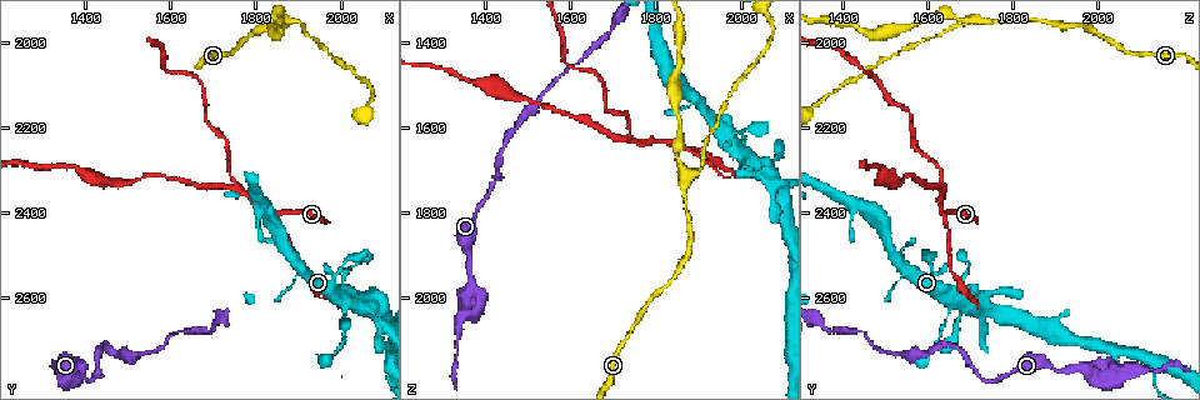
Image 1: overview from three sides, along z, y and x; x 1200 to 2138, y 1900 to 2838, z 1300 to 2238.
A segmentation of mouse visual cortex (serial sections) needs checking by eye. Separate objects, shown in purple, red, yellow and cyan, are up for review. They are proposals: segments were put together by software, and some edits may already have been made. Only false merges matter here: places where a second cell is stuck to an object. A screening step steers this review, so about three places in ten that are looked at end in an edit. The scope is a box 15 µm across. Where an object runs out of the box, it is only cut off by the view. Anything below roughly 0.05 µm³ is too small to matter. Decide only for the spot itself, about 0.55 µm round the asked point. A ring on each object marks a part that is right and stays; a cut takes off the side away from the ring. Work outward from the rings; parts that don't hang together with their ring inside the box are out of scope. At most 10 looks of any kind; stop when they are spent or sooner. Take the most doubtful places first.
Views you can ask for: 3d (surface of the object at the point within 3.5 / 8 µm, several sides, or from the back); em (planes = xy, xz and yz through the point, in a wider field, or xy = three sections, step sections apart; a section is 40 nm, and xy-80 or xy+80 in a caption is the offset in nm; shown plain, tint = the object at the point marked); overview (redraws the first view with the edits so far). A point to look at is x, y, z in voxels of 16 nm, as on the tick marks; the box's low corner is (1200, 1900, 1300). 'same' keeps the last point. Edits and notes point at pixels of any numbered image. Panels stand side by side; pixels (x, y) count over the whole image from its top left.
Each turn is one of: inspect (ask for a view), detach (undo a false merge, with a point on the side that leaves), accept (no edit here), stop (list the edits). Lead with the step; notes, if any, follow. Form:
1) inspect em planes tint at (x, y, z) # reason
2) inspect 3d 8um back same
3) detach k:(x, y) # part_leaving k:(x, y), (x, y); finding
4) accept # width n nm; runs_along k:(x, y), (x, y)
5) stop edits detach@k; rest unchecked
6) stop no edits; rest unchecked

inspect 3d 3.5um back at (1850, 2405, 1635) # abrupt turn

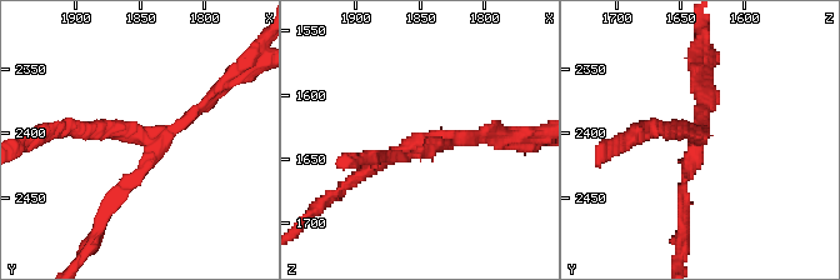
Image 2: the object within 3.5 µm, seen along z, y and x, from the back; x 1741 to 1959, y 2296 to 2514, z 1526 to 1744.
inspect em xy step 2 tint at (1848, 2398, 1638)

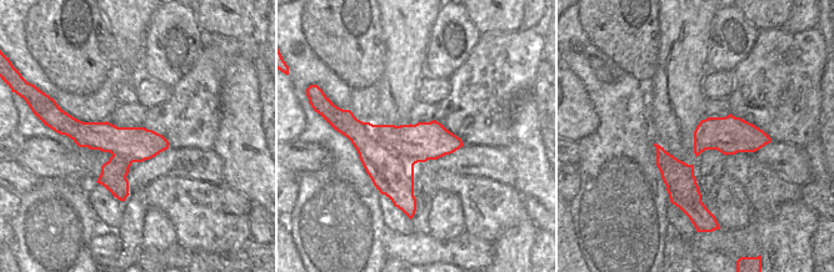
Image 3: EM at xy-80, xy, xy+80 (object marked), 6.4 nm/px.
detach 2:(685, 198) # width 360 nm; part_leaving 2:(685, 171), (679, 259); two cells meet here

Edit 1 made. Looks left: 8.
inspect 3d 3.5um at (1755, 2340, 1630) # a fork

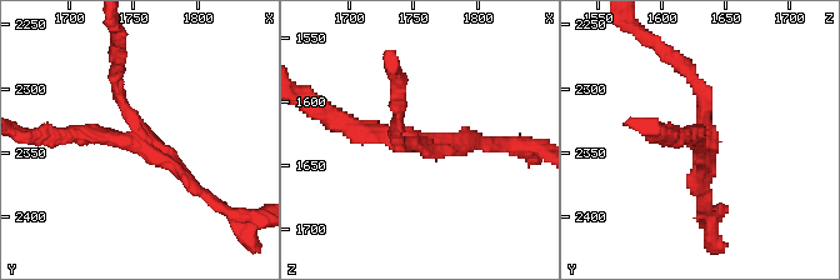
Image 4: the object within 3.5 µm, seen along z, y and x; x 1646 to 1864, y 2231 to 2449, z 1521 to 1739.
inspect em xy step 1 tint at (1756, 2340, 1630) # arms 3; arm_widths 150, 150, 250 nm

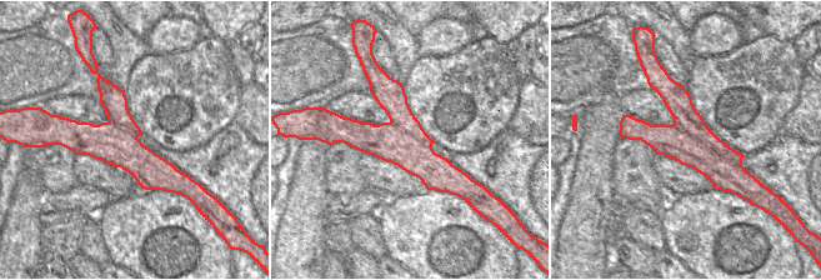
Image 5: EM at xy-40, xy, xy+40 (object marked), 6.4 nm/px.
inspect em xy step 3 tint same

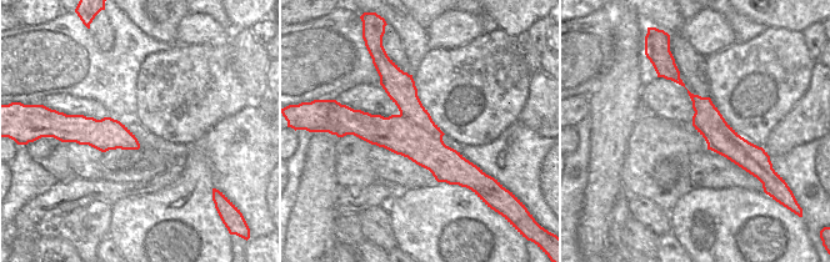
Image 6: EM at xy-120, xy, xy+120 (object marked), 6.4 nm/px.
detach 4:(366, 135) # border 6:(400, 114), (441, 140); a second cell is stuck on

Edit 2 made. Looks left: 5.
inspect 3d 3.5um at (1590, 2070, 1450) # sharp bend

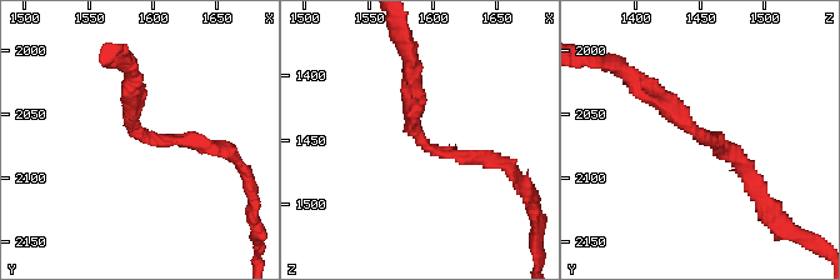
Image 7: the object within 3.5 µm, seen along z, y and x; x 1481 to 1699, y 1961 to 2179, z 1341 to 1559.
inspect em xy step 3 tint at (1590, 2068, 1452)

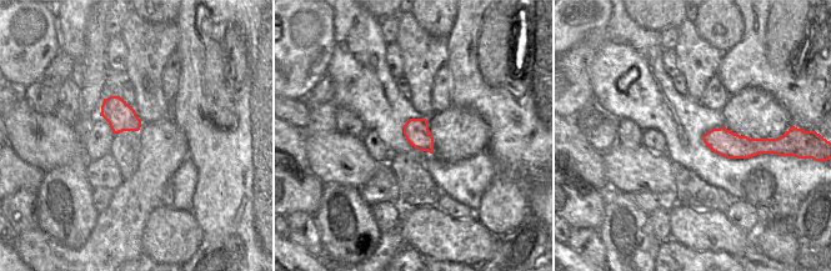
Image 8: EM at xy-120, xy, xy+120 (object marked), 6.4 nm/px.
accept # arm_widths 200, 200 nm; one cell here

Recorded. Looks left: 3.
inspect 3d 3.5um at (1360, 2800, 2040) # sharp bend

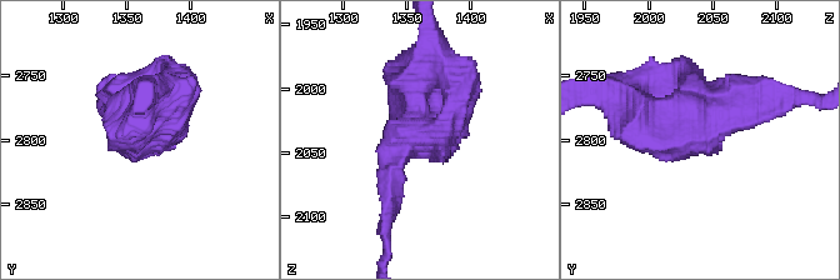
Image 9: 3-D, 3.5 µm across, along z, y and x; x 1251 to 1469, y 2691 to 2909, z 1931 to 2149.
inspect em planes tint same # shape alone is not enough

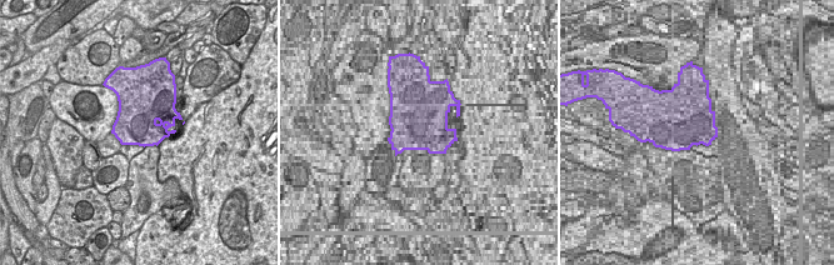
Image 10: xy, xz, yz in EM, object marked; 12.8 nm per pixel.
inspect em xy step 3 tint same # cut it another way

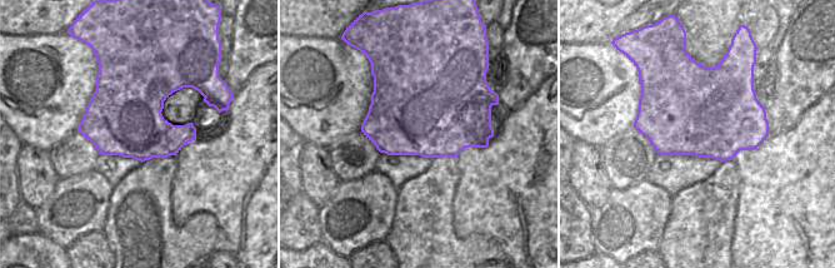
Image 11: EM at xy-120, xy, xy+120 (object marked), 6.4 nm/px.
accept # runs_along 9:(628, 103), (704, 149); continuous, no second cell

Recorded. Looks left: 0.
stop edits detach@2, detach@4; rest unchecked

